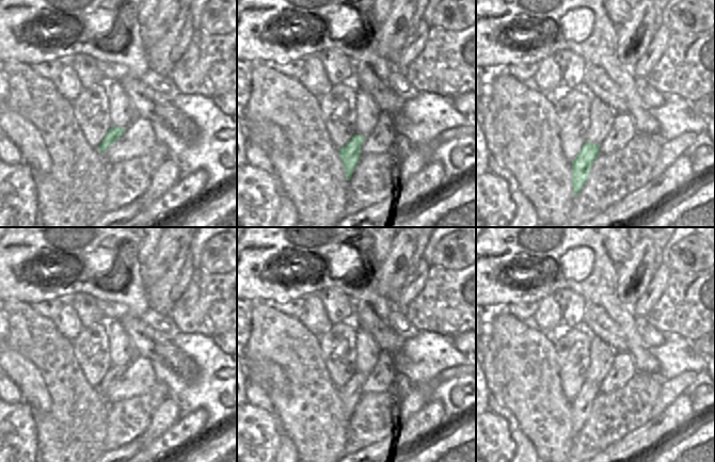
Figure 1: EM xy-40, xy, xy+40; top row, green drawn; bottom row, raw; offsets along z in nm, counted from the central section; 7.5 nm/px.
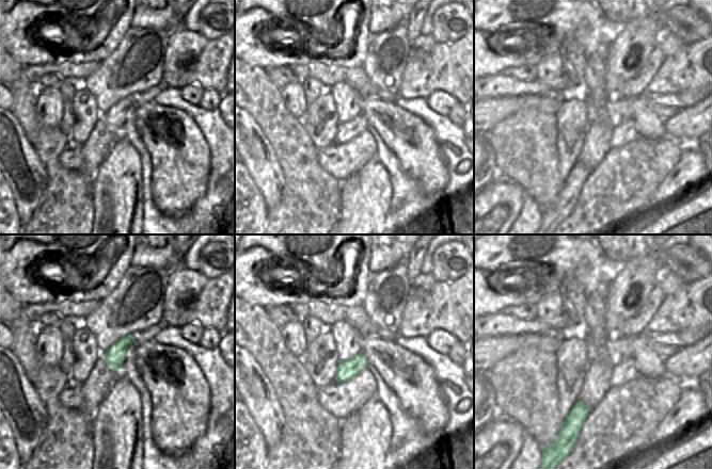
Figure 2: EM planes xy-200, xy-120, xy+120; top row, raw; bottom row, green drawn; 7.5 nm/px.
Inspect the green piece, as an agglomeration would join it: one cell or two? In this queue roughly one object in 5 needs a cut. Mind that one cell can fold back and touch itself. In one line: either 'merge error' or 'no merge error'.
no merge error

